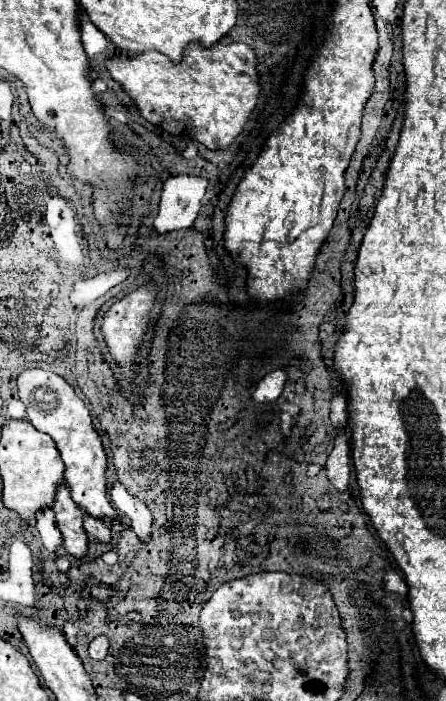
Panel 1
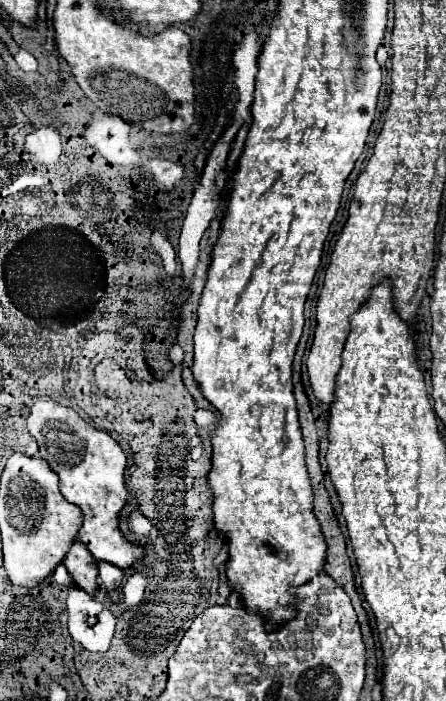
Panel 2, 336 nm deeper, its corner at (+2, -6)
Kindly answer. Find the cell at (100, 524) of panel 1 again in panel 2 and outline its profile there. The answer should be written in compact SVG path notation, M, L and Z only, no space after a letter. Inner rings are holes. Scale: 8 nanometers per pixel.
M98 562L98 572L100 572L102 586L110 592L112 600L114 600L114 602L118 602L124 572L122 572L122 570L118 570L118 566L114 566L114 564L104 564L104 562Z

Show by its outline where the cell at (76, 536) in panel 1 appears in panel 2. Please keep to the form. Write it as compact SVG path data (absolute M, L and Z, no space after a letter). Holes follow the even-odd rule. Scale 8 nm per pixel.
M74 540L74 544L70 546L70 552L64 558L64 566L68 568L68 572L74 578L78 588L82 588L88 594L96 592L96 588L98 588L96 560L94 560L94 556L90 556L88 548L80 540Z

